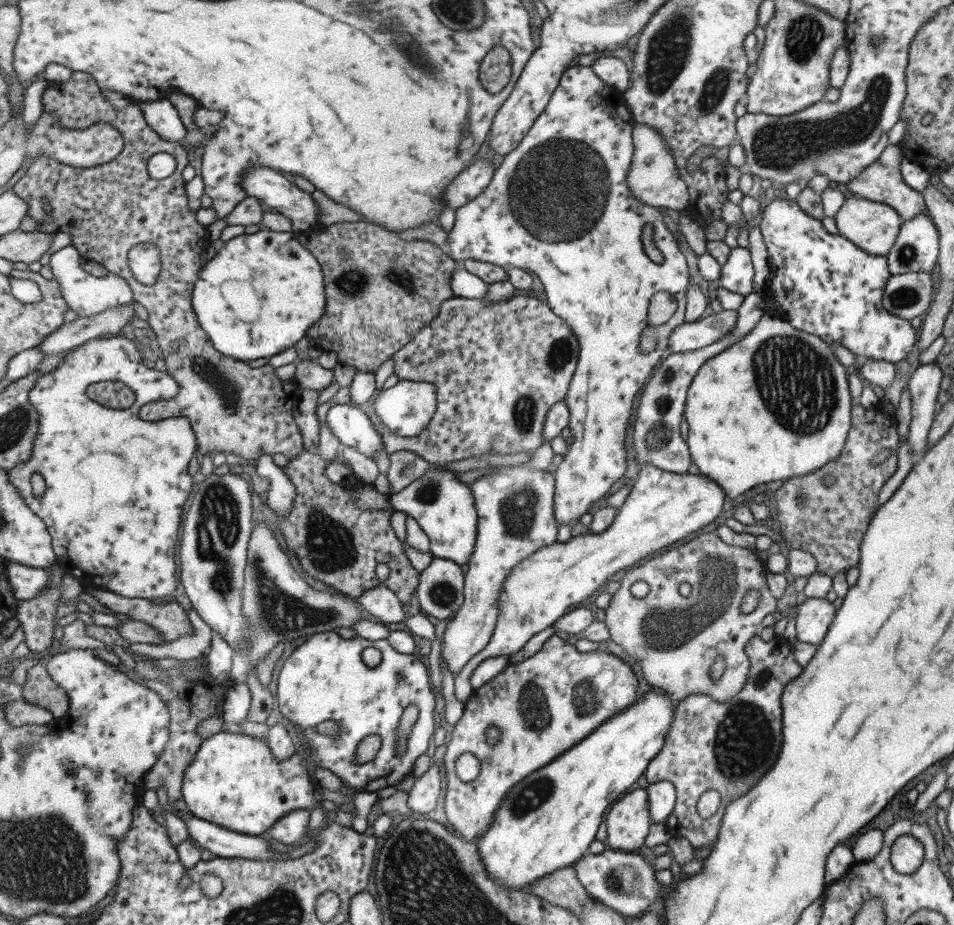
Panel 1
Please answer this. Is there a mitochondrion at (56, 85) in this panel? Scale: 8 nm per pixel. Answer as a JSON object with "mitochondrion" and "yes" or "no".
{"mitochondrion":"no"}

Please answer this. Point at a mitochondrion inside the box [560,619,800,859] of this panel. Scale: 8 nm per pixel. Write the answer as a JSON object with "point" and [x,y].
{"point":[745,742]}

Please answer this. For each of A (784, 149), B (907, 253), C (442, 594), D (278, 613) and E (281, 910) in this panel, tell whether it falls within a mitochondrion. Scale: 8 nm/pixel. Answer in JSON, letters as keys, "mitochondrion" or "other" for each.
{"A":"mitochondrion","B":"mitochondrion","C":"mitochondrion","D":"mitochondrion","E":"mitochondrion"}

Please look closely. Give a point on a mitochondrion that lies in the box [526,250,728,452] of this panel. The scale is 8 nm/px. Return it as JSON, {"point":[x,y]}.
{"point":[560,353]}

